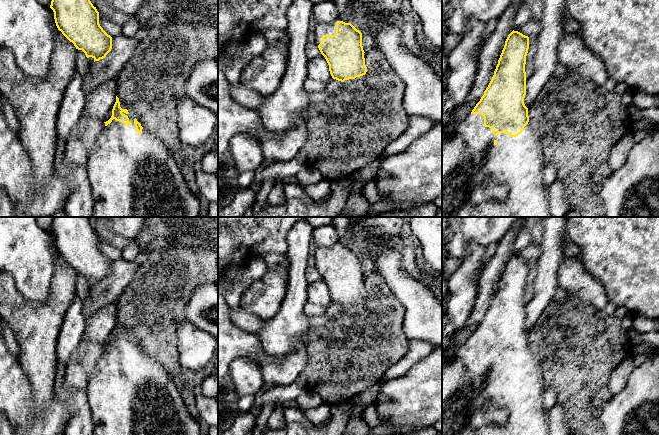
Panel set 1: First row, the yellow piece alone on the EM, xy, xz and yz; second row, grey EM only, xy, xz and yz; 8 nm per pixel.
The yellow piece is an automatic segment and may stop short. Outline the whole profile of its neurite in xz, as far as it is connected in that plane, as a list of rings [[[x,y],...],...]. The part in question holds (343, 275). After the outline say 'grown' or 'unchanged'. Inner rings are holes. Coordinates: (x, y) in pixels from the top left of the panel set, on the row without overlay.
[[[333,217],[338,241],[330,247],[317,247],[313,253],[315,268],[325,281],[332,302],[345,307],[352,306],[367,296],[362,257],[340,242],[340,237],[348,228],[349,219]]]; grown

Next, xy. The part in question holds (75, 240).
[[[53,217],[50,232],[54,236],[56,250],[62,258],[82,274],[86,281],[99,285],[112,273],[112,261],[99,248],[99,236],[90,225],[89,217]]]; unchanged

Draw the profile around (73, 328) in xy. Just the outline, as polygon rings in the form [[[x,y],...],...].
[[[76,296],[65,313],[57,338],[56,355],[58,363],[65,365],[79,348],[86,325],[83,302]]]

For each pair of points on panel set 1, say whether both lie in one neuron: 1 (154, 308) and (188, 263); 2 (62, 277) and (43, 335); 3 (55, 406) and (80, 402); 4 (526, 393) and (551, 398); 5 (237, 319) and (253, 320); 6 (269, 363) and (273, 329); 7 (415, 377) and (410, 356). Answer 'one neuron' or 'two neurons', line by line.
1: one neuron
2: one neuron
3: two neurons
4: two neurons
5: one neuron
6: two neurons
7: two neurons

